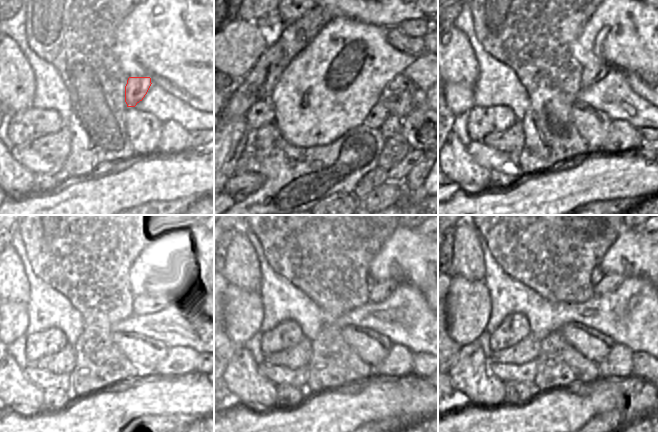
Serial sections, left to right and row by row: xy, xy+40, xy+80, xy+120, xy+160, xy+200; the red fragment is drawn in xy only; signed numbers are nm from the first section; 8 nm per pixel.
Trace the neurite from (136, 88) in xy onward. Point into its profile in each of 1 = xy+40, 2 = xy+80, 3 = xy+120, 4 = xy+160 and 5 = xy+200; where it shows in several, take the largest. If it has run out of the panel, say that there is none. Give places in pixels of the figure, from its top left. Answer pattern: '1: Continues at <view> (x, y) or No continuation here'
1: Continues at xy+40 (364, 81)
2: Continues at xy+80 (589, 77)
3: Continues at xy+120 (150, 302)
4: Continues at xy+160 (379, 291)
5: Continues at xy+200 (610, 282).

